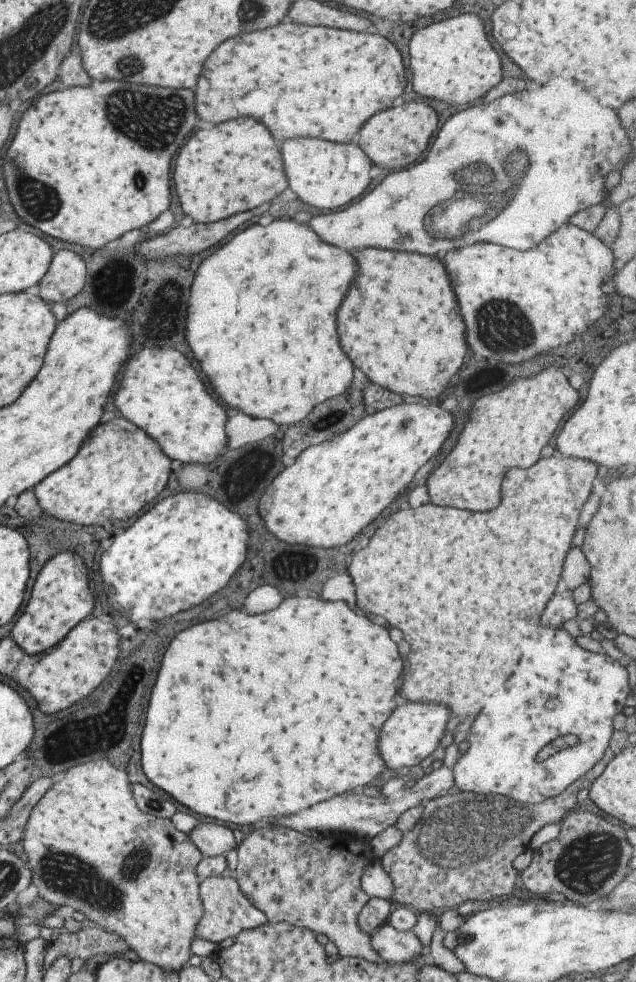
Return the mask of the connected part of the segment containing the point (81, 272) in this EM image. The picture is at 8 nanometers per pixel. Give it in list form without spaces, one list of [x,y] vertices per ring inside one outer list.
[[[58,250],[51,258],[47,272],[39,283],[39,295],[50,307],[54,303],[65,304],[67,298],[73,298],[85,278],[85,263],[70,250]]]

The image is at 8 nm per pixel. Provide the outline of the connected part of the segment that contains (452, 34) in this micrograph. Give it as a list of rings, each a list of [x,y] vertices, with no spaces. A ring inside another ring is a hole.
[[[473,14],[445,18],[417,30],[409,40],[409,72],[413,91],[451,106],[463,106],[481,98],[501,81],[501,62],[487,42],[483,24]]]

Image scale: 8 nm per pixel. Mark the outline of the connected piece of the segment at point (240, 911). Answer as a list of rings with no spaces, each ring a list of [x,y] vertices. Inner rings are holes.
[[[205,878],[198,884],[198,896],[201,902],[202,916],[195,926],[195,937],[205,940],[212,949],[217,948],[226,938],[236,938],[239,932],[257,928],[265,924],[263,912],[253,907],[239,891],[239,886],[231,878]]]

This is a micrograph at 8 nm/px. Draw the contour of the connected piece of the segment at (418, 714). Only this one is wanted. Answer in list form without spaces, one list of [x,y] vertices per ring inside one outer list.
[[[407,702],[397,706],[385,720],[377,736],[377,752],[385,768],[405,772],[427,758],[439,746],[450,717],[449,708],[445,708],[443,704]]]

